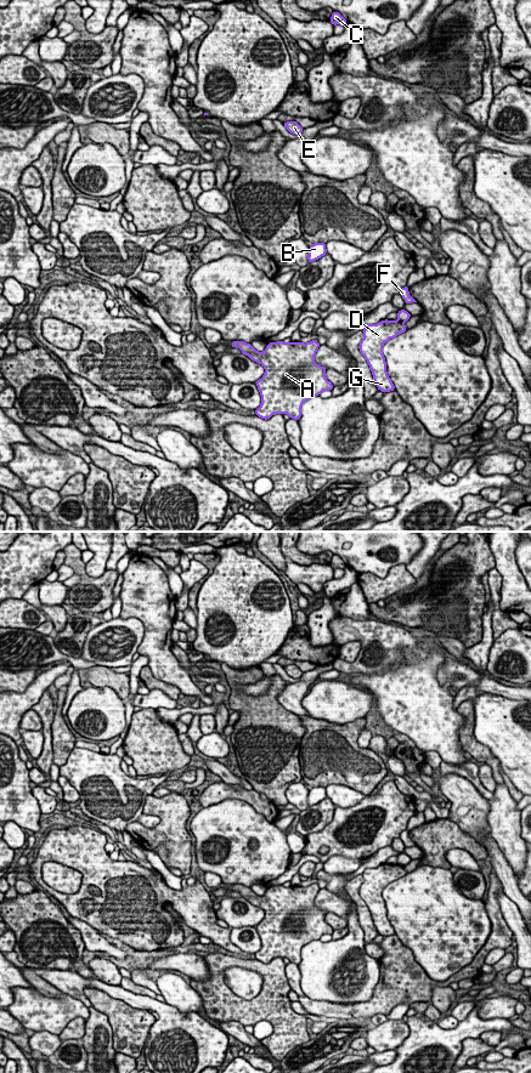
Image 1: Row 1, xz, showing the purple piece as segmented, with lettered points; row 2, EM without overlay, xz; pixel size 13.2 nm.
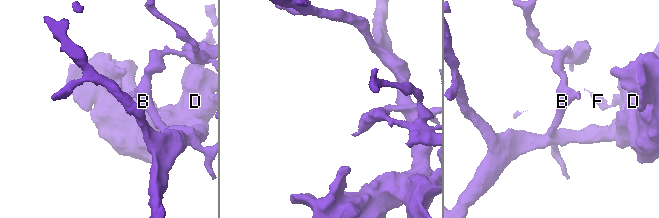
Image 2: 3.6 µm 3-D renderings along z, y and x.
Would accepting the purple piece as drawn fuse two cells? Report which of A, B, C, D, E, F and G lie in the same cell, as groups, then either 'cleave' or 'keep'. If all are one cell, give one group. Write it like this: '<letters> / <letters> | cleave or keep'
A C D E G / B F | cleave

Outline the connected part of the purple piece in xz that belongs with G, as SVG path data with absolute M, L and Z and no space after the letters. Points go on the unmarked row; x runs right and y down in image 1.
M384 863L377 868L367 868L363 872L363 882L358 893L367 904L373 924L382 936L395 935L395 930L386 915L386 905L383 898L383 890L390 882L407 874L403 865Z

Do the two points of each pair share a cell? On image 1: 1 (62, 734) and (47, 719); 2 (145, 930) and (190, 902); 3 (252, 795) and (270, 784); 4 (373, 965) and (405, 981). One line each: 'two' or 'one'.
1: two
2: one
3: two
4: two

